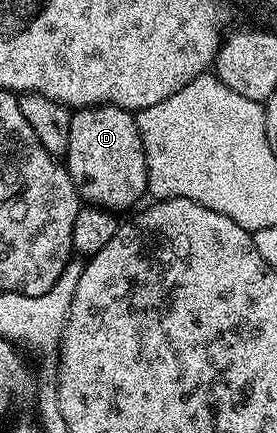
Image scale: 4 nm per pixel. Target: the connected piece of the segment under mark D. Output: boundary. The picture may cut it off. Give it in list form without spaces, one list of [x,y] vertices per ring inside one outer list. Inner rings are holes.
[[[102,103],[100,107],[82,107],[73,111],[71,129],[67,141],[67,153],[63,157],[71,181],[78,195],[86,204],[103,207],[114,213],[121,213],[124,207],[136,208],[141,198],[146,198],[149,190],[147,181],[147,161],[143,153],[143,141],[137,128],[134,112],[115,107],[112,103]]]

